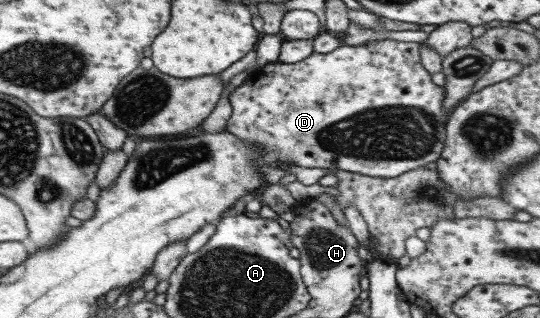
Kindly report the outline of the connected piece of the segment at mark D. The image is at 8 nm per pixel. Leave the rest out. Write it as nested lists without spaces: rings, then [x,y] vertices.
[[[393,39],[367,41],[359,45],[340,44],[329,54],[313,52],[309,57],[295,64],[283,64],[283,62],[269,63],[255,68],[249,73],[245,82],[235,88],[229,100],[231,100],[232,113],[227,122],[226,130],[233,133],[239,140],[261,146],[263,148],[263,160],[265,164],[273,166],[277,162],[295,162],[297,166],[305,168],[338,168],[347,172],[354,172],[360,175],[393,178],[409,172],[410,170],[424,167],[429,162],[435,162],[445,147],[447,139],[446,126],[449,120],[449,110],[445,110],[445,88],[433,84],[432,77],[422,65],[420,57],[420,43],[407,41],[401,42]]]

